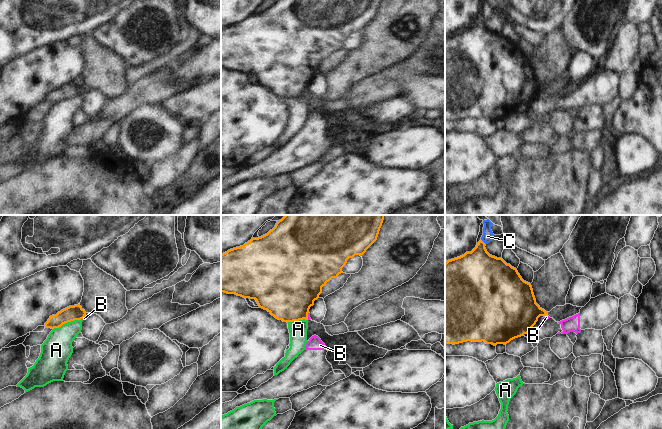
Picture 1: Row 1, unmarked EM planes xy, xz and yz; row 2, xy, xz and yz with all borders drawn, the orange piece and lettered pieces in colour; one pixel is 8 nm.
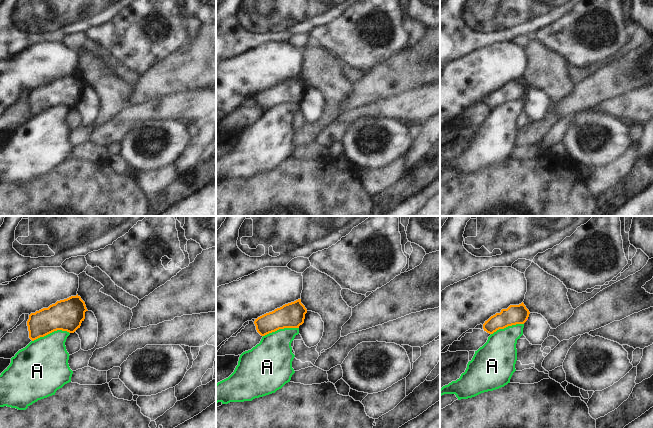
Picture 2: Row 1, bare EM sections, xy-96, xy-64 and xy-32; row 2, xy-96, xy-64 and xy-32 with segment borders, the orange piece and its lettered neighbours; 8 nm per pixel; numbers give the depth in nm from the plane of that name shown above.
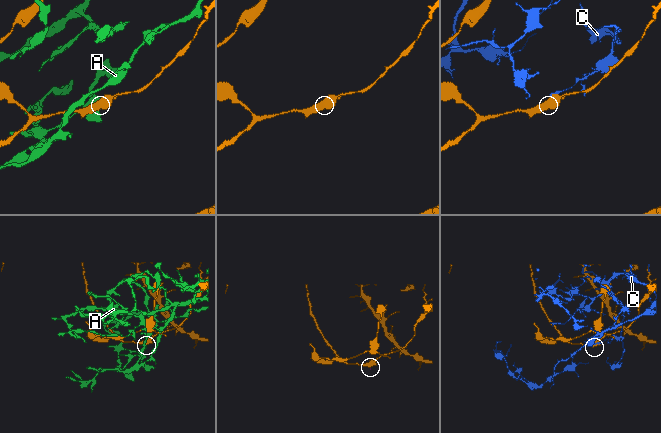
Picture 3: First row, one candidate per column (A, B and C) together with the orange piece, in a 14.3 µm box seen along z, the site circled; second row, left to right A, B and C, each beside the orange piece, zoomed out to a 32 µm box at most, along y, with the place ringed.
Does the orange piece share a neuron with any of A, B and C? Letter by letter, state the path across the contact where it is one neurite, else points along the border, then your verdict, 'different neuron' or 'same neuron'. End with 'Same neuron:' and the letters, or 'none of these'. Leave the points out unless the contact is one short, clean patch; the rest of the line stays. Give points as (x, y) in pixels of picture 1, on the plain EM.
A: different neuron
B: border along xz (308, 88), (307, 95); different neuron
C: border along yz (481, 15), (485, 20); different neuron
Same neuron: none of these

